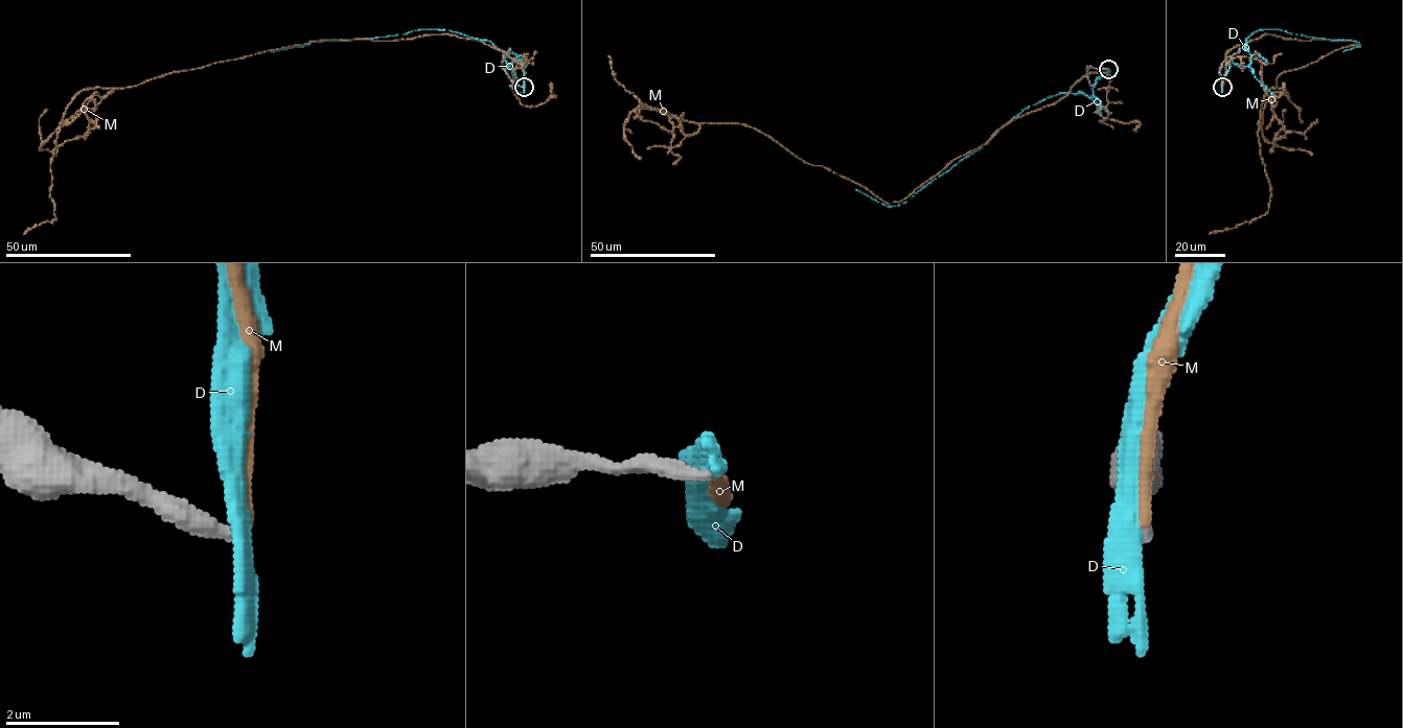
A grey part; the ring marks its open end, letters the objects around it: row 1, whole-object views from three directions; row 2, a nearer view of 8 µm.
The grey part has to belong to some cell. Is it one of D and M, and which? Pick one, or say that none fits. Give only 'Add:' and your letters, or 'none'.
Add: M

